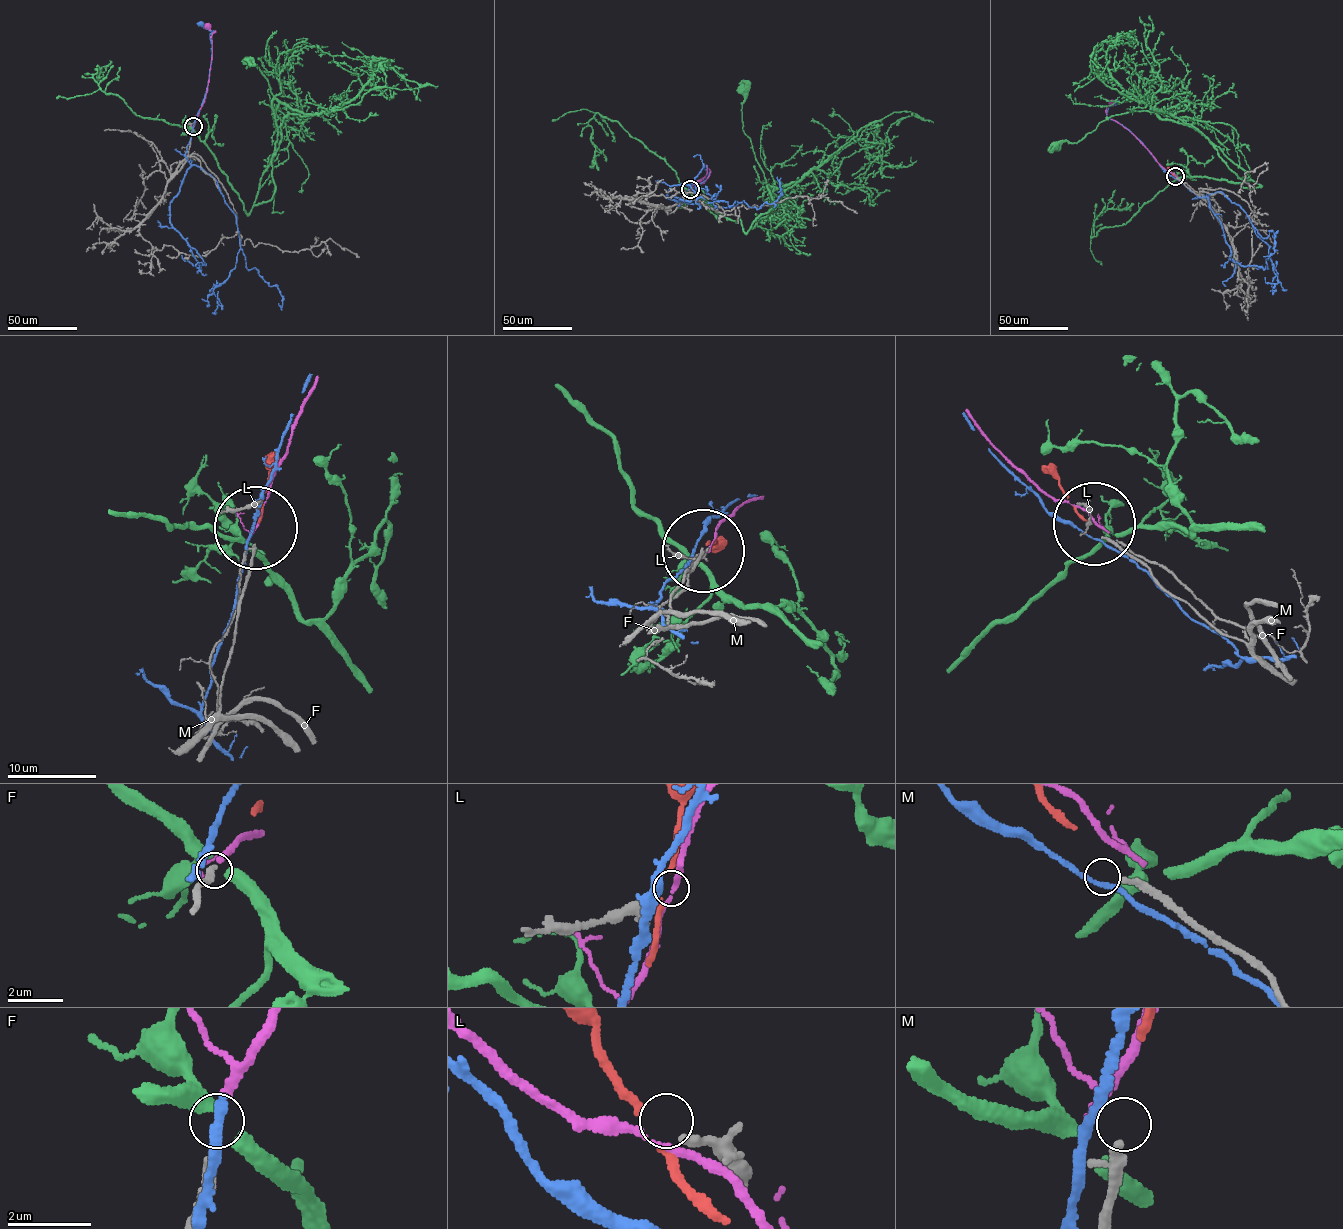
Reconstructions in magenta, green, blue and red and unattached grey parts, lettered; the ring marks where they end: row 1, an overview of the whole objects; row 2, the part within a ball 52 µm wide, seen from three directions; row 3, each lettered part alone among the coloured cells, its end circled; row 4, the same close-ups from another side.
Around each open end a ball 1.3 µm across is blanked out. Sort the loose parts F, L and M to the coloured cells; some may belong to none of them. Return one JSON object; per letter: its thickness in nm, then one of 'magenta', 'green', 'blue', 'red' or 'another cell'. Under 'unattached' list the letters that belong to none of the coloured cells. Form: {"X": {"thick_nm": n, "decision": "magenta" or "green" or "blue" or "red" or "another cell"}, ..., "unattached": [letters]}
{"F": {"thick_nm": 200, "decision": "magenta"}, "L": {"thick_nm": 200, "decision": "another cell"}, "M": {"thick_nm": 140, "decision": "another cell"}, "unattached": ["L", "M"]}

